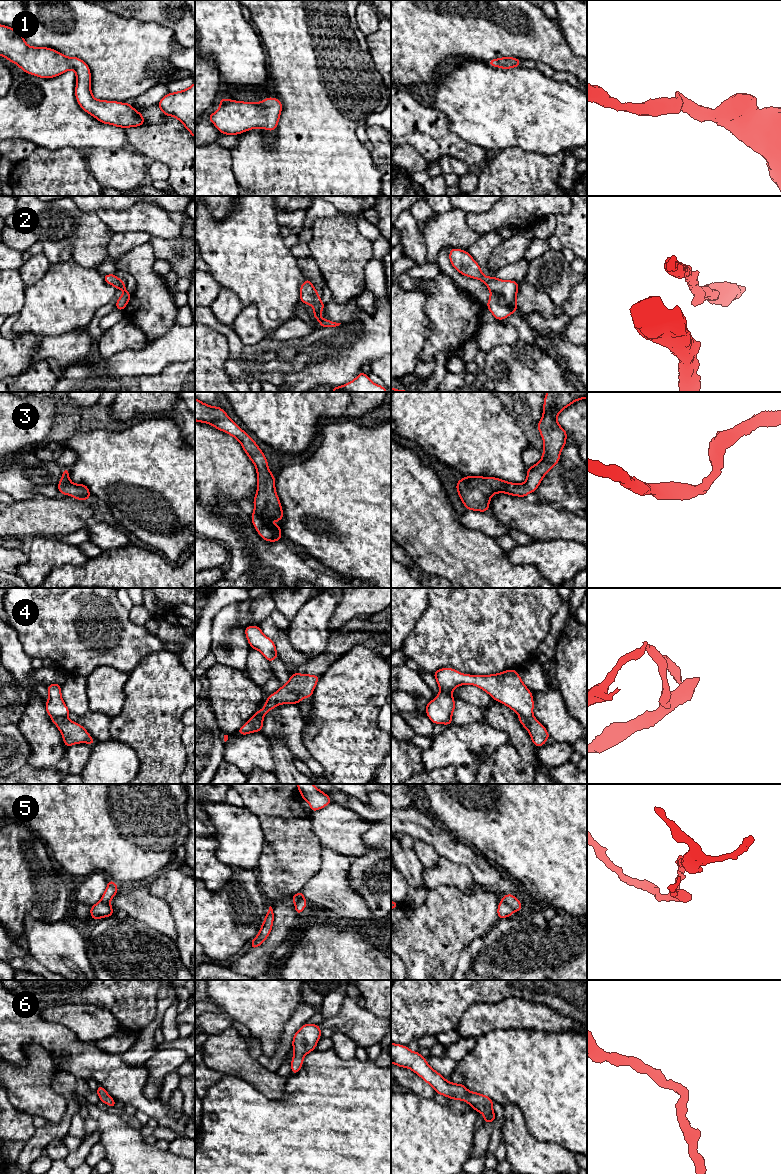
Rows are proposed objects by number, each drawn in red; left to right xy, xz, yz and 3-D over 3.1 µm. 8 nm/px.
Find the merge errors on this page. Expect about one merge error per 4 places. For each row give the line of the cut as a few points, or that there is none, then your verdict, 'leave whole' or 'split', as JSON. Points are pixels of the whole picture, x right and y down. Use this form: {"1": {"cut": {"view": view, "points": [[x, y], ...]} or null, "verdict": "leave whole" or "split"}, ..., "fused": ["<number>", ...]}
{"1": {"cut": null, "verdict": "leave whole"}, "2": {"cut": null, "verdict": "leave whole"}, "3": {"cut": null, "verdict": "leave whole"}, "4": {"cut": {"view": "xz", "points": [[262, 720], [257, 720], [253, 724], [255, 729]]}, "verdict": "split"}, "5": {"cut": {"view": "yz", "points": [[502, 899], [513, 910]]}, "verdict": "split"}, "6": {"cut": null, "verdict": "leave whole"}, "fused": ["4", "5"]}

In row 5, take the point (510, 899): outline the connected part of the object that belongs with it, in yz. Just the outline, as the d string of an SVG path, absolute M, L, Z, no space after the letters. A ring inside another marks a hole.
M505 894L502 900L509 904L514 912L522 909L521 902L513 894Z

